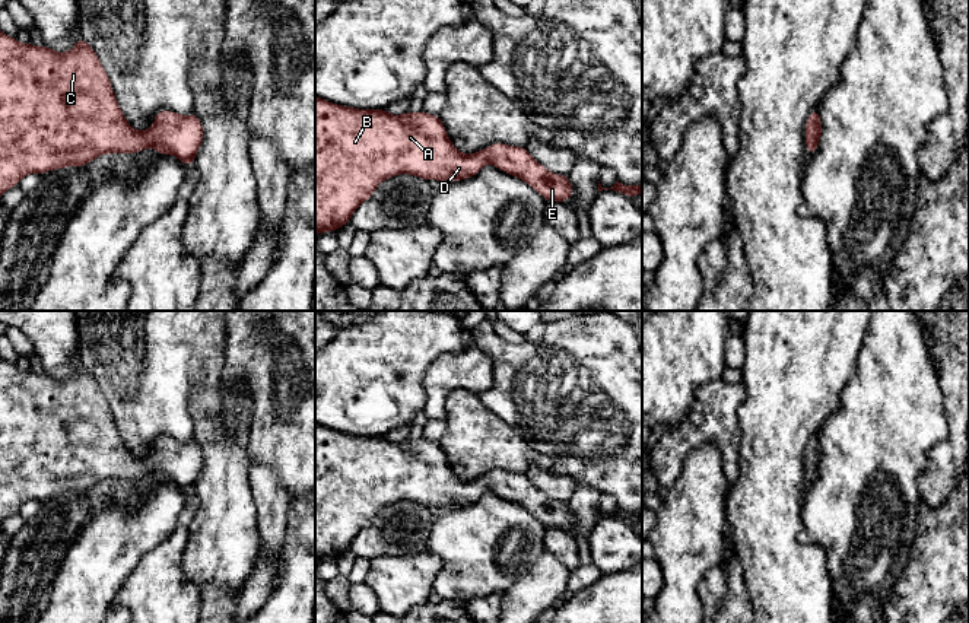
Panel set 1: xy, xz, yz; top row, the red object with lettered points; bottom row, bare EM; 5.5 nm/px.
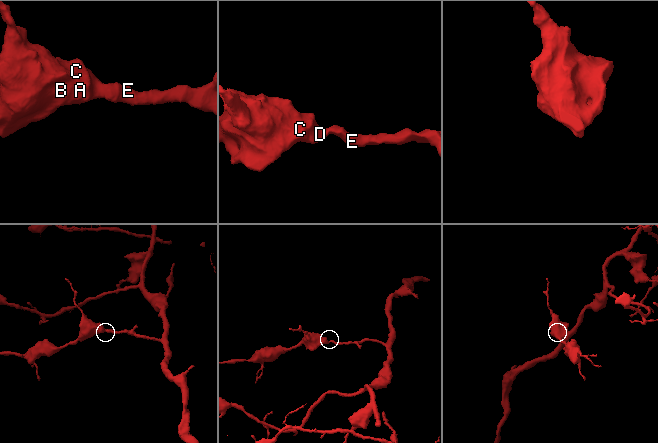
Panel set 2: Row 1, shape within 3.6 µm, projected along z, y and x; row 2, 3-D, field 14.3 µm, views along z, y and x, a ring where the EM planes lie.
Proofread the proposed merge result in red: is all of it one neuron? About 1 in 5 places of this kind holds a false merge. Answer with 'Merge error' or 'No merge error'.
No merge error

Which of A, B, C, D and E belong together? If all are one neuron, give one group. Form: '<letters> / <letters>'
A B C D E

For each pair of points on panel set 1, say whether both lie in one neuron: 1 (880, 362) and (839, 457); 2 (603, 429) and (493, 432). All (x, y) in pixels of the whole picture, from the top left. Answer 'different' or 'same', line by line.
1: same
2: different

